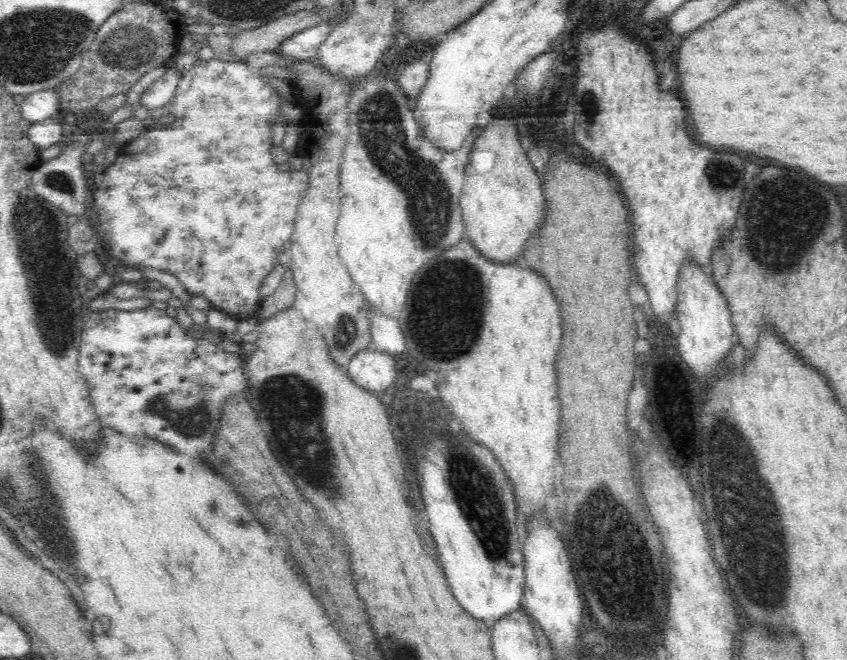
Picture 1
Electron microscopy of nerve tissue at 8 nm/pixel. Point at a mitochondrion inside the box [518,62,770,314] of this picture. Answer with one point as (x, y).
(722, 177)

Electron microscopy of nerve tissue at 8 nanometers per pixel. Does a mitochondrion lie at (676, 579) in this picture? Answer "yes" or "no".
no

